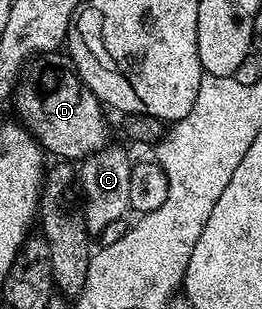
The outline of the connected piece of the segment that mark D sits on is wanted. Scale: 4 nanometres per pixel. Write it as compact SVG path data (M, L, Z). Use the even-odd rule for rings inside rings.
M45 67L37 84L22 93L19 119L50 156L57 155L53 157L61 161L80 161L110 142L109 123L104 113L101 100L87 89L76 73L69 69L57 72L53 67Z

